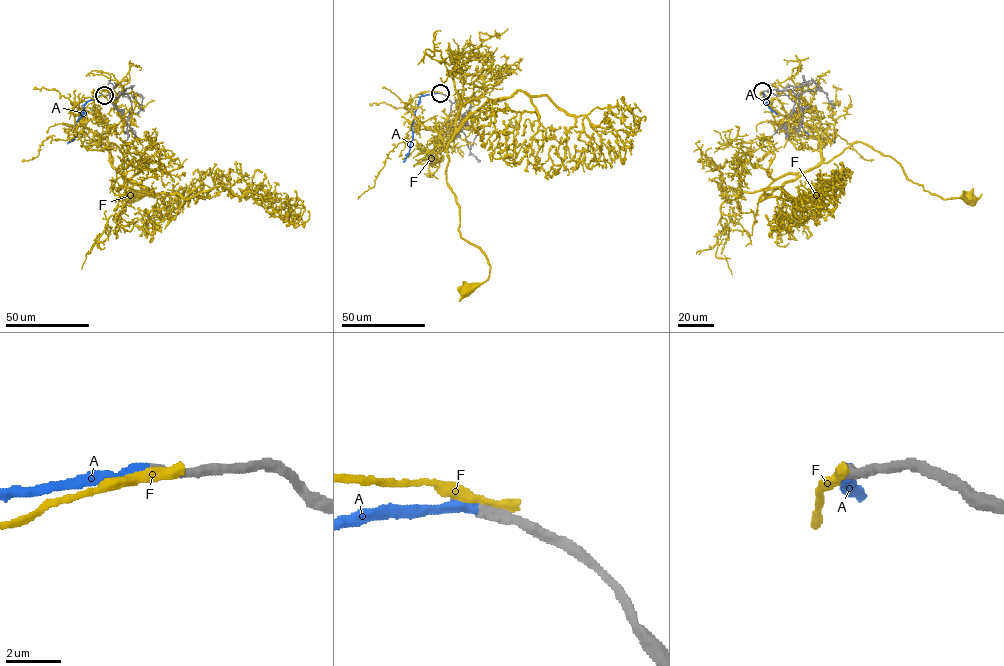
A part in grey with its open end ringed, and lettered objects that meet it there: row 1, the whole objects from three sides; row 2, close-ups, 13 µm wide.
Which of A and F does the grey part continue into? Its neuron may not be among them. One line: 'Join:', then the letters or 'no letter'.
Join: A

